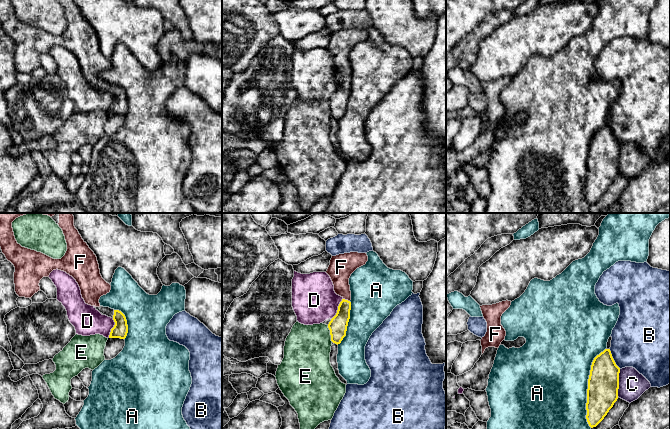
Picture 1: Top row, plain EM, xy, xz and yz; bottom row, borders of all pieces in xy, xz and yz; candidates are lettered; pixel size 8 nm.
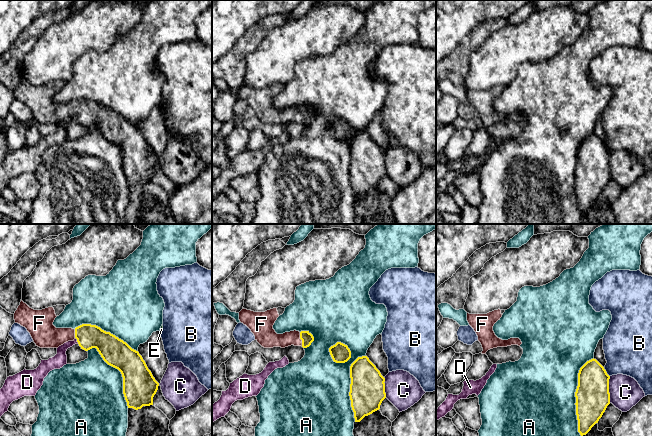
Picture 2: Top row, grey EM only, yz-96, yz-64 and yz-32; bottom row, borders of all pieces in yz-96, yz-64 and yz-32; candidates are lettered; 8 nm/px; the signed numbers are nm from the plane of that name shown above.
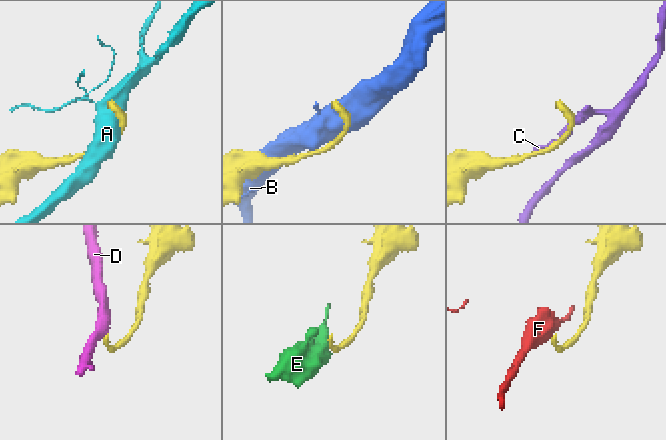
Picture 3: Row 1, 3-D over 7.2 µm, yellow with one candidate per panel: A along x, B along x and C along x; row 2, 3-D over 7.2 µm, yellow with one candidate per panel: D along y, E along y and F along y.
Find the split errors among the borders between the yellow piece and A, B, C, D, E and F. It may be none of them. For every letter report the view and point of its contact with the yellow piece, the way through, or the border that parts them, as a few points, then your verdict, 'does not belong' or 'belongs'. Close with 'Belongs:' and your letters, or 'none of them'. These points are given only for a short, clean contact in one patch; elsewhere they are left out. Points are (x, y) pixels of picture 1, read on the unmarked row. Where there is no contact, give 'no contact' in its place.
A: meets yellow in yz at (588, 163); does not belong
B: meets yellow in yz at (613, 135); does not belong
C: meets yellow in yz at (618, 159); does not belong
D: meets yellow in xz at (338, 85); border along xz (342, 74), (336, 90), (331, 95); does not belong
E: meets yellow in xz at (330, 109); does not belong
F: meets yellow in xz at (346, 76); runs through xz (338, 101), (343, 91), (346, 76), (339, 46); belongs
Belongs: F

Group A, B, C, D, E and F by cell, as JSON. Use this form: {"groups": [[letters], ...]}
{"groups": [["A"], ["B"], ["C"], ["D"], ["E"], ["F"]]}

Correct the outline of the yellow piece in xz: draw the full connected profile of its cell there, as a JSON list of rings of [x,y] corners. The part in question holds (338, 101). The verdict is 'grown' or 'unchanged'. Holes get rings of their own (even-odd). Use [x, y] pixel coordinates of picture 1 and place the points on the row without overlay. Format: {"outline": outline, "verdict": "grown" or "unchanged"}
{"outline": [[[350,28],[332,32],[326,49],[330,52],[334,67],[343,75],[338,82],[336,91],[328,100],[331,117],[340,120],[346,112],[347,102],[350,95],[351,67],[349,54],[359,43],[366,40],[368,32],[366,29]]], "verdict": "grown"}

